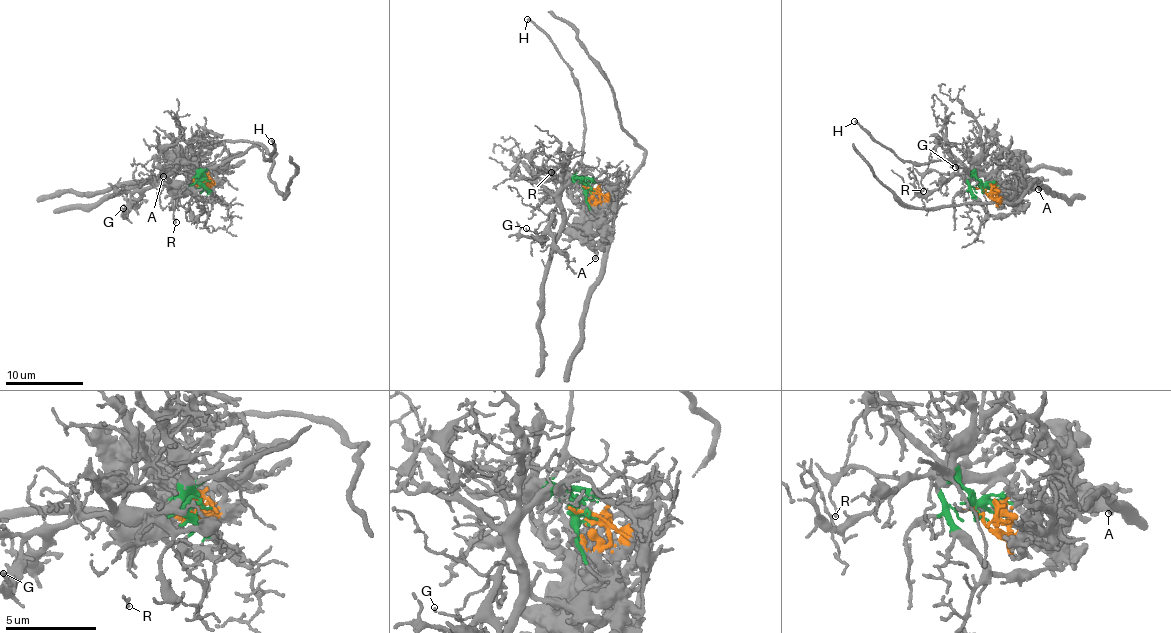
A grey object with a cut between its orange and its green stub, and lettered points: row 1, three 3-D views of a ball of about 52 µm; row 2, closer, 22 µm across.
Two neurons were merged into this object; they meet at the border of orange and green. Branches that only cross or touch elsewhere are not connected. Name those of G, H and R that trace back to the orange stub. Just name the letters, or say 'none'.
none

